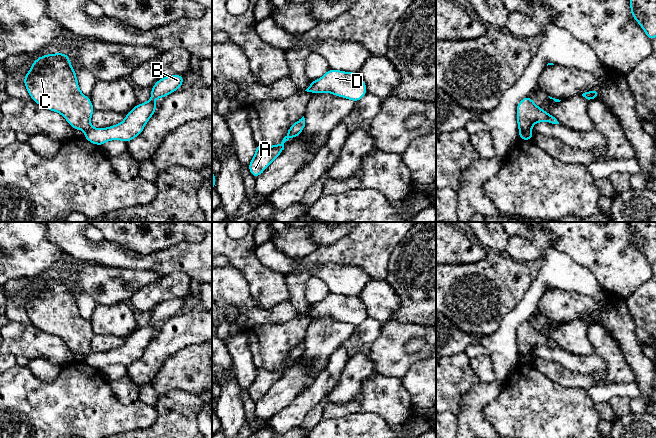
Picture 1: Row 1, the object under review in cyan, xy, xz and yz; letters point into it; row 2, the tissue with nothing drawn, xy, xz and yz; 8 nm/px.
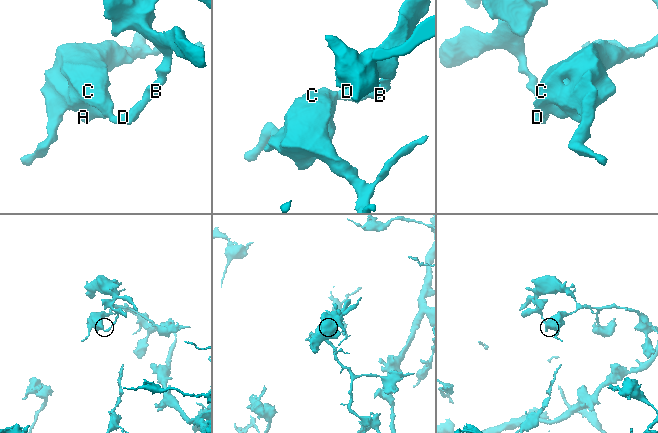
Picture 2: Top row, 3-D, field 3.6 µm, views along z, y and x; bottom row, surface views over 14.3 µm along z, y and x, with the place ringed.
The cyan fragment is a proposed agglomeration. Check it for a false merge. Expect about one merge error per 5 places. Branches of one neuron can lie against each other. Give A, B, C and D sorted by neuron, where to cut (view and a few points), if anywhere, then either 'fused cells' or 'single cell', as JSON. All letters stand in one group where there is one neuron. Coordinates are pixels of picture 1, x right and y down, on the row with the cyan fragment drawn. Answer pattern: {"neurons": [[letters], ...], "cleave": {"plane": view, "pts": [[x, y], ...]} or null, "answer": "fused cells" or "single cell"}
{"neurons": [["A", "C"], ["B", "D"]], "cleave": {"plane": "yz", "pts": [[531, 129], [519, 131]]}, "answer": "fused cells"}

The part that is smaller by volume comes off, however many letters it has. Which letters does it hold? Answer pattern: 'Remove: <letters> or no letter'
Remove: B, D

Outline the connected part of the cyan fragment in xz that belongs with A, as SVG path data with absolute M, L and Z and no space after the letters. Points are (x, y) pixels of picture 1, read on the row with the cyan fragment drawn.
M303 116L301 119L290 126L281 143L275 146L257 144L255 155L248 165L251 175L254 178L260 176L264 170L273 162L273 160L282 153L284 150L284 143L290 138L301 135L304 127L305 118Z

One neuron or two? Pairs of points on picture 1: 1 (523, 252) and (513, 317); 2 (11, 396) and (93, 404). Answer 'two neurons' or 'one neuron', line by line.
1: two neurons
2: one neuron

